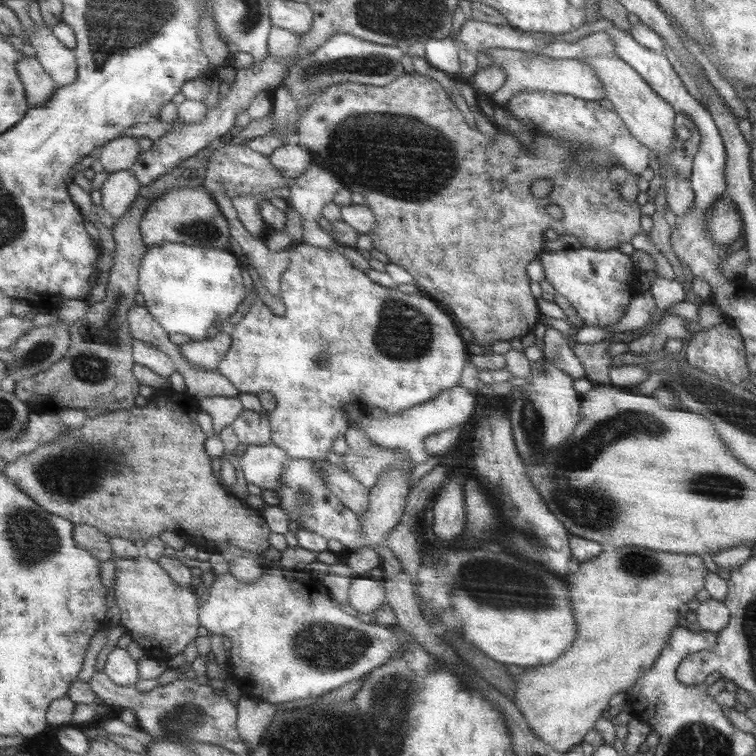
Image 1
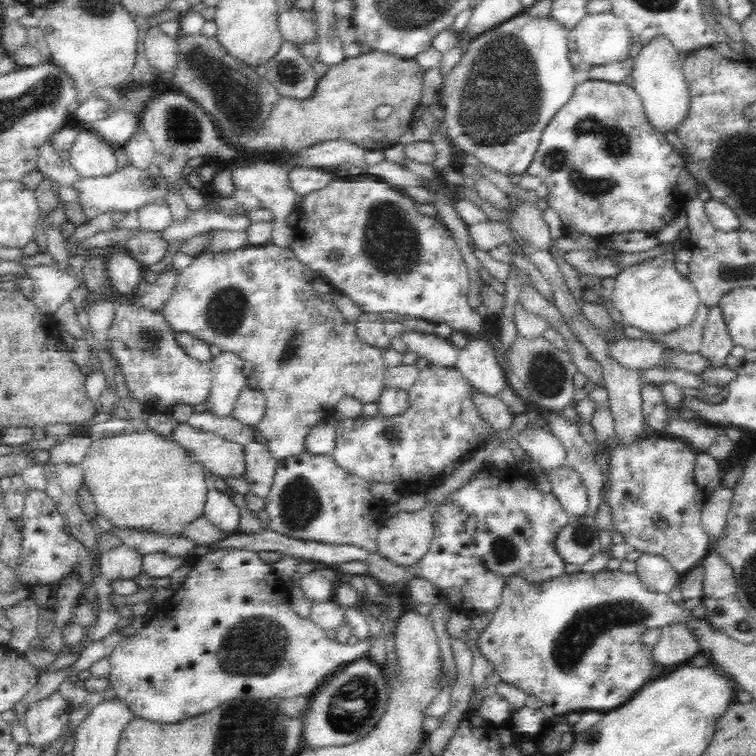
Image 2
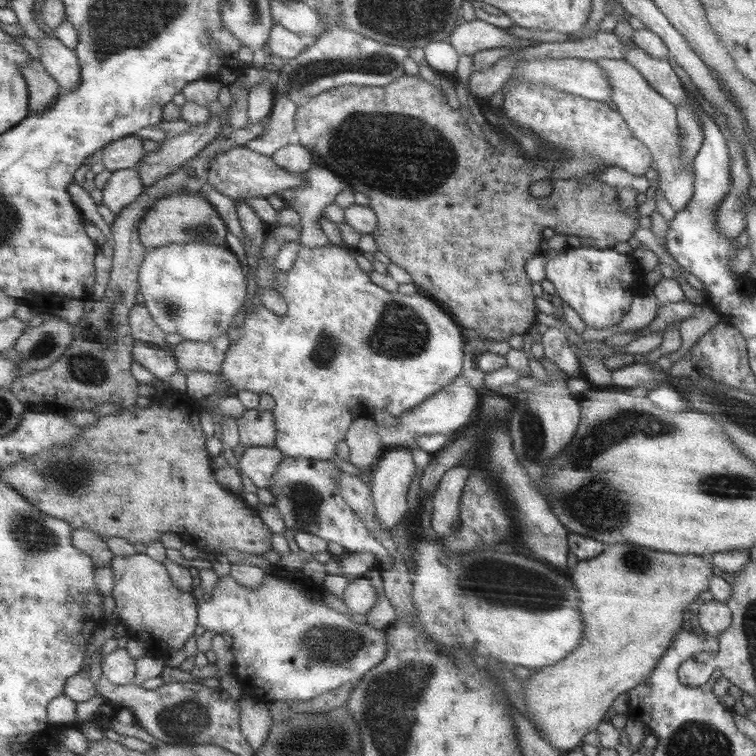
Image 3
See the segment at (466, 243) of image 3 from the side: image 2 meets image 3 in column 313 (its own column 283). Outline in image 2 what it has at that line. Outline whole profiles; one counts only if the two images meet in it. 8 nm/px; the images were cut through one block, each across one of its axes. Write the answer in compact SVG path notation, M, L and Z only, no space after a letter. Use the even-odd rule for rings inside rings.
M371 50L346 57L329 67L310 100L281 97L262 132L256 136L232 137L230 143L236 143L244 153L289 151L332 139L353 142L364 150L384 150L398 143L400 136L410 128L414 110L420 106L422 80L428 69L420 65L416 57L404 59L384 51ZM381 104L393 106L393 111L384 119L376 118L374 111Z

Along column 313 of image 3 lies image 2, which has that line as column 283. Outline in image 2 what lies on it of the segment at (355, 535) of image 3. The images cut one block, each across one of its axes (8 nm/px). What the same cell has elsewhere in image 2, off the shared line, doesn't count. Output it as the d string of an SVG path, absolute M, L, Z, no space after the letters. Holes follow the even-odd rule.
M302 451L275 462L265 521L280 534L322 542L350 543L375 549L376 535L387 516L387 500L377 499L373 489L379 483L343 469L332 456Z

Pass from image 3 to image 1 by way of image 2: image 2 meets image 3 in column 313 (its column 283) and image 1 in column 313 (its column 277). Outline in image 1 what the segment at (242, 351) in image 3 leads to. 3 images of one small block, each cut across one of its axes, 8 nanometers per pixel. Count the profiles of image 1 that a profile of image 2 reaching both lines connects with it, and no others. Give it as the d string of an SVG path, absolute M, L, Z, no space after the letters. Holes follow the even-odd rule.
M304 242L300 243L293 250L290 269L285 273L283 279L283 299L288 306L288 314L286 316L278 316L262 296L257 296L254 303L250 307L250 311L246 313L237 325L230 330L234 337L233 348L230 350L228 357L221 363L221 371L238 385L242 392L252 392L259 394L264 391L270 391L278 397L278 408L272 412L272 426L274 426L274 442L288 451L288 454L294 458L308 458L310 460L328 459L328 452L334 452L334 443L338 441L338 437L347 435L350 430L350 414L344 410L345 404L356 404L366 411L368 408L376 408L386 413L398 414L403 410L412 408L413 406L422 405L428 402L430 398L436 398L442 391L448 388L454 388L461 384L461 374L468 365L468 343L462 338L460 326L450 316L446 316L446 312L430 300L426 296L418 296L418 294L404 294L398 289L390 290L373 282L365 271L353 266L349 256L344 255L341 251L333 249L320 248L311 246Z

